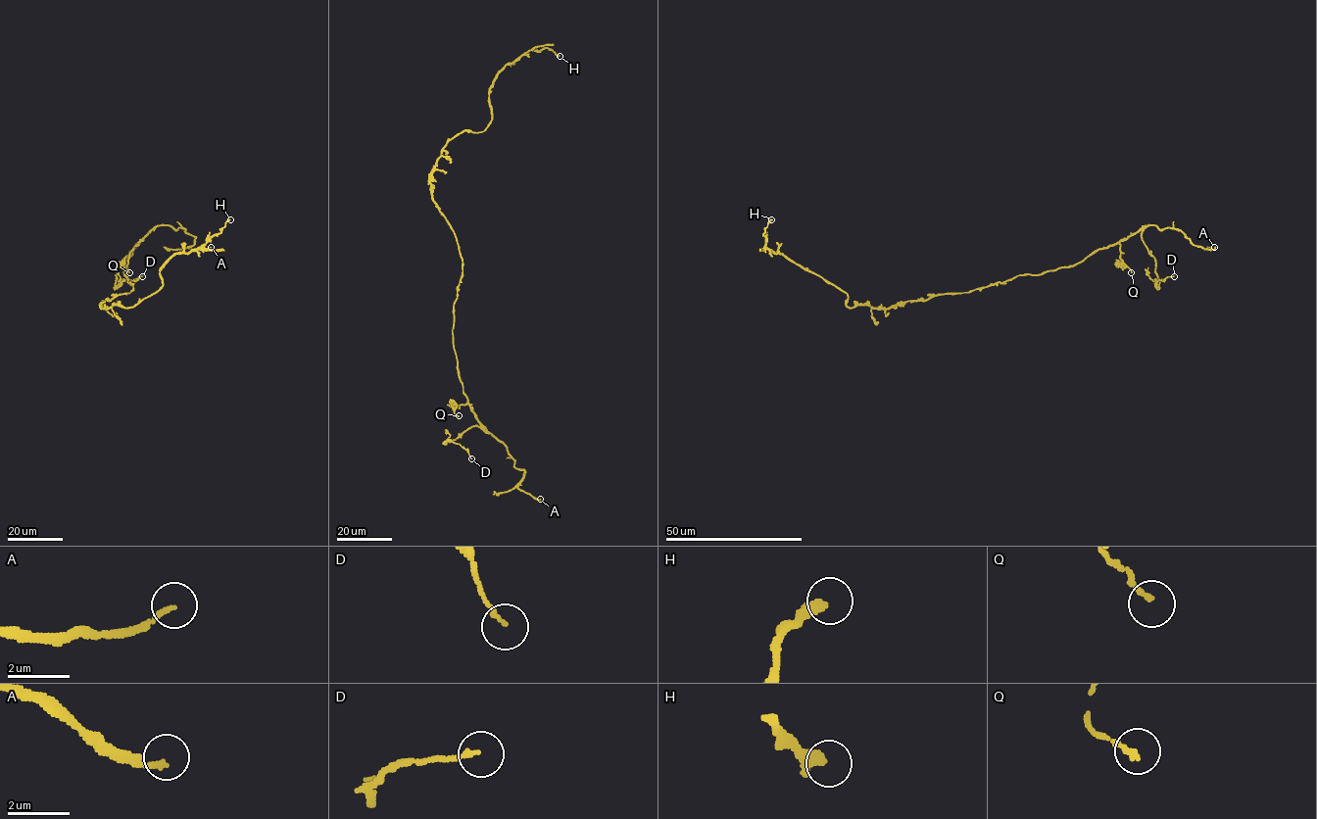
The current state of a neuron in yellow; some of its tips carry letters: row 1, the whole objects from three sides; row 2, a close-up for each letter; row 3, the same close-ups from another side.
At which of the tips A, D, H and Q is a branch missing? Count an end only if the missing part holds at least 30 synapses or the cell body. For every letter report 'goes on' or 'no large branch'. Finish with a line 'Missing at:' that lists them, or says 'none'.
A: goes on
D: no large branch
H: no large branch
Q: no large branch
Missing at: A

